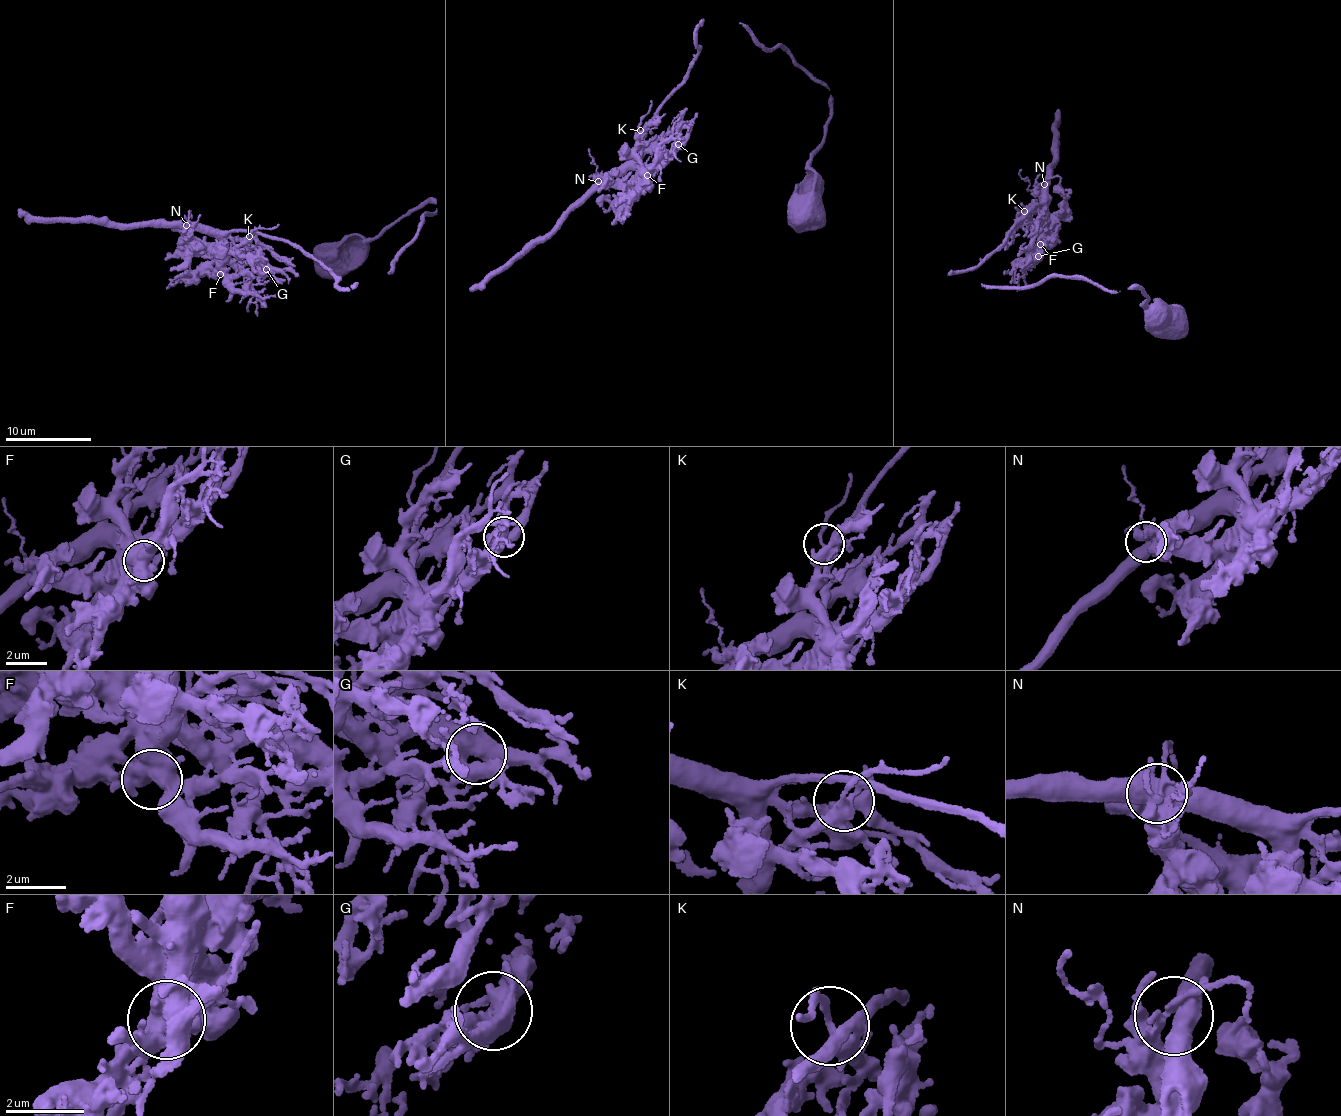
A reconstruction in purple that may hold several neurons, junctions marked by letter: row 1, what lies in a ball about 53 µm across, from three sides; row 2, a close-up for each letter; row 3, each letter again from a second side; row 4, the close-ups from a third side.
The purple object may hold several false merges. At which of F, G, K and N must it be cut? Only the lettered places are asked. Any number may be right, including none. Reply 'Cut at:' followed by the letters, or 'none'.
Cut at: none

